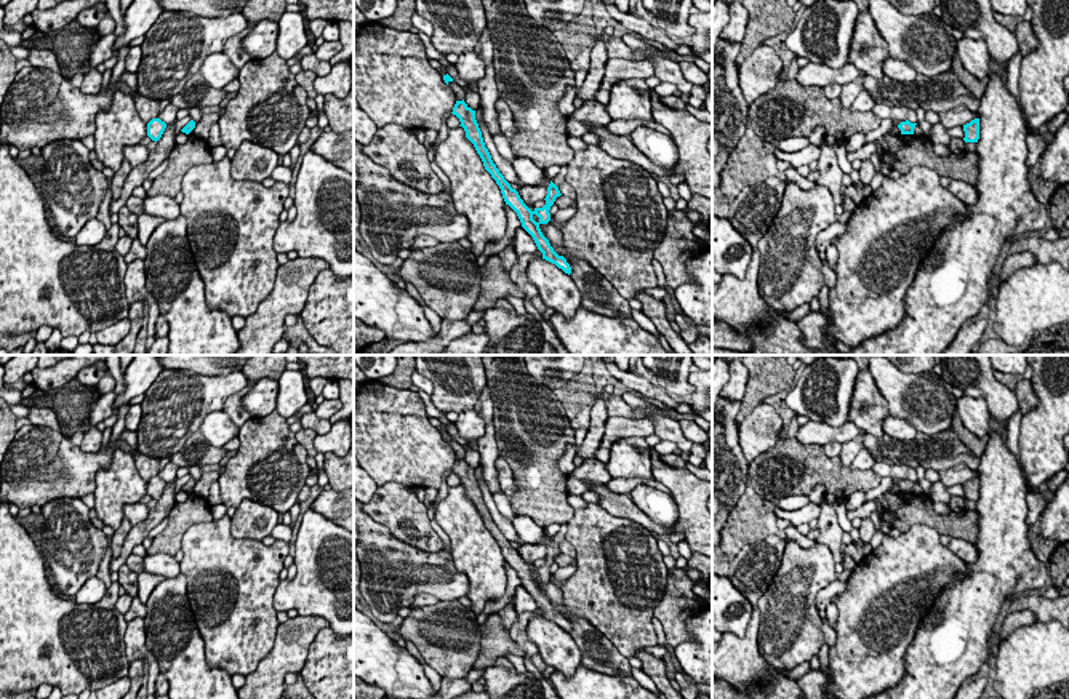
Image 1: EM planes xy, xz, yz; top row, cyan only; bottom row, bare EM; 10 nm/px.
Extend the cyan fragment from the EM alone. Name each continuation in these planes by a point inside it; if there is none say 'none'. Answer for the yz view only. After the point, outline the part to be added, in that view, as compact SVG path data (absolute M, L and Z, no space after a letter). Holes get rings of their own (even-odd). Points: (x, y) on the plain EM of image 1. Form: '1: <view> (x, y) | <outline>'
none

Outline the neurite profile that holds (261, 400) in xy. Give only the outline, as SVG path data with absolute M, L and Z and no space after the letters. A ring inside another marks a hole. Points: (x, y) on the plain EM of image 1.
M259 379L251 390L242 398L243 408L251 417L264 417L275 411L278 395L278 381Z

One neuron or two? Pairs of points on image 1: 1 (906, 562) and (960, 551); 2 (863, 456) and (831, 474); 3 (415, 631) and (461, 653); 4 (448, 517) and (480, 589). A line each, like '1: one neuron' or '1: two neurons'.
1: two neurons
2: two neurons
3: one neuron
4: one neuron

